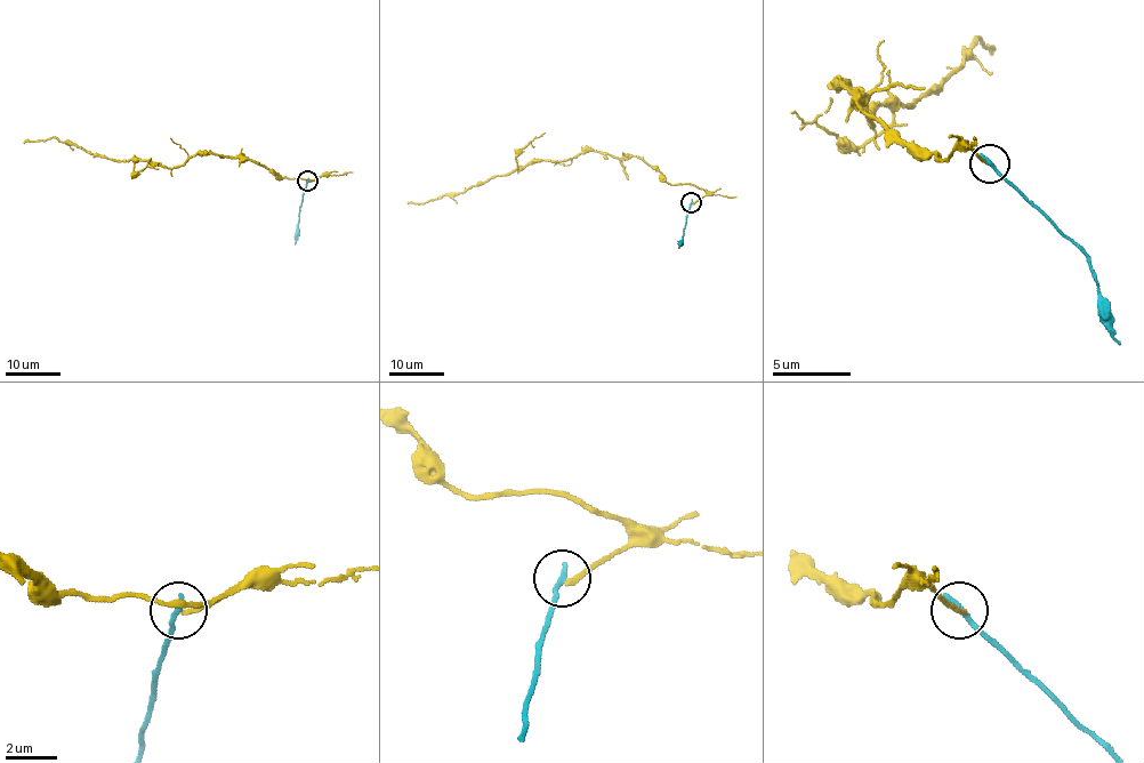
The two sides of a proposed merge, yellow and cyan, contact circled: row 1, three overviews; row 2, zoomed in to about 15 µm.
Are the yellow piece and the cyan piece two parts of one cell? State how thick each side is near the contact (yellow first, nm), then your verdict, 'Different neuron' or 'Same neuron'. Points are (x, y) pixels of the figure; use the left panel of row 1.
Thickness 180 nm (yellow) against 260 nm. Different neuron

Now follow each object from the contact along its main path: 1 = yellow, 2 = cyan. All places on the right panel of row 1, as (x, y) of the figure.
1: (989, 162), (961, 147), (918, 154), (843, 83), (870, 119), (934, 91), (976, 40), (992, 56)
2: (989, 162), (1087, 257), (1098, 316), (1119, 344)

